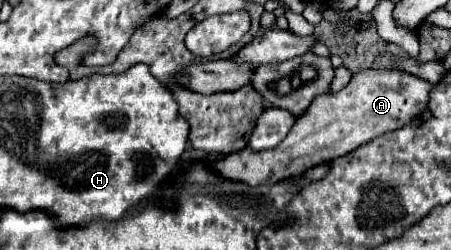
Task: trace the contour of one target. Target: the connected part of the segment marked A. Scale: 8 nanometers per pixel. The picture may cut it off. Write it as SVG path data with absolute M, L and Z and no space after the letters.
M366 69L356 73L342 91L324 93L316 97L310 109L300 119L296 119L286 139L274 149L256 153L246 147L216 161L204 159L204 163L216 175L222 175L230 181L246 183L250 187L258 187L264 183L280 183L282 179L298 177L316 165L342 157L378 135L396 131L398 127L402 129L428 107L430 89L432 85L428 81L404 71Z

